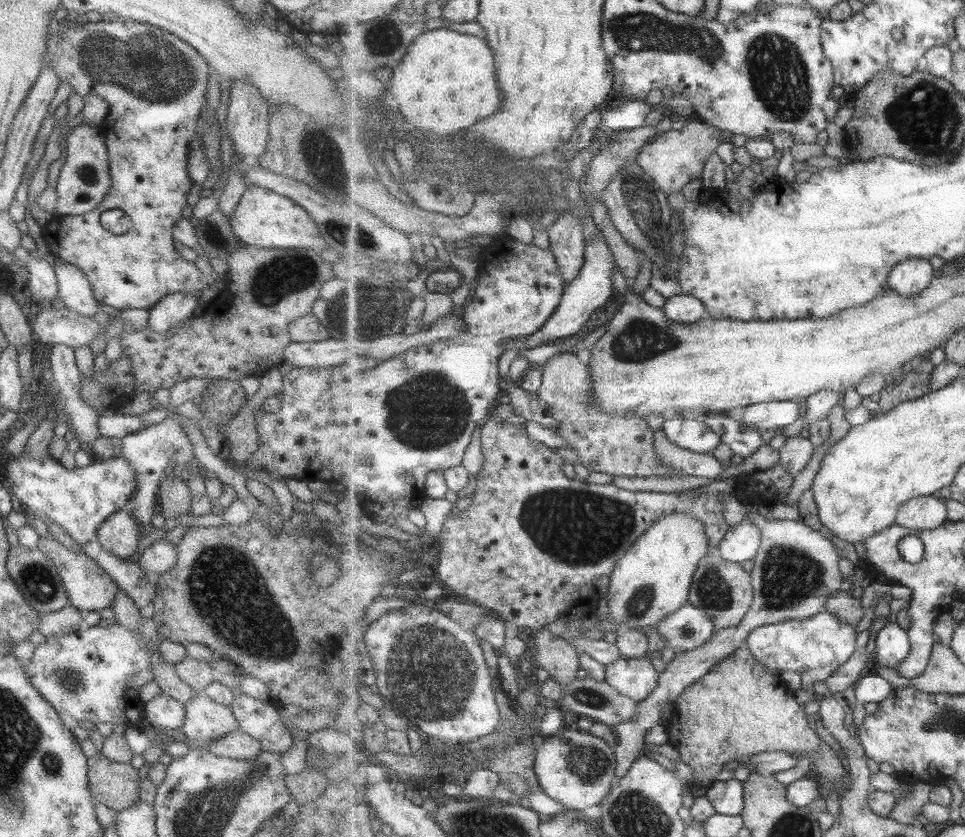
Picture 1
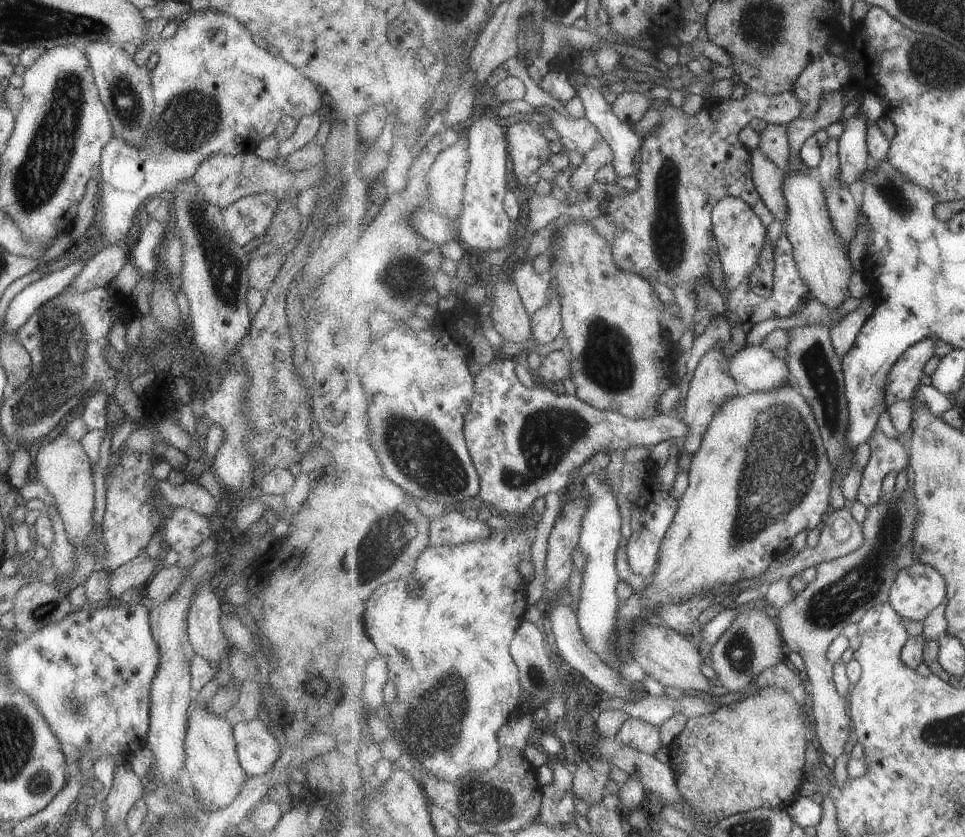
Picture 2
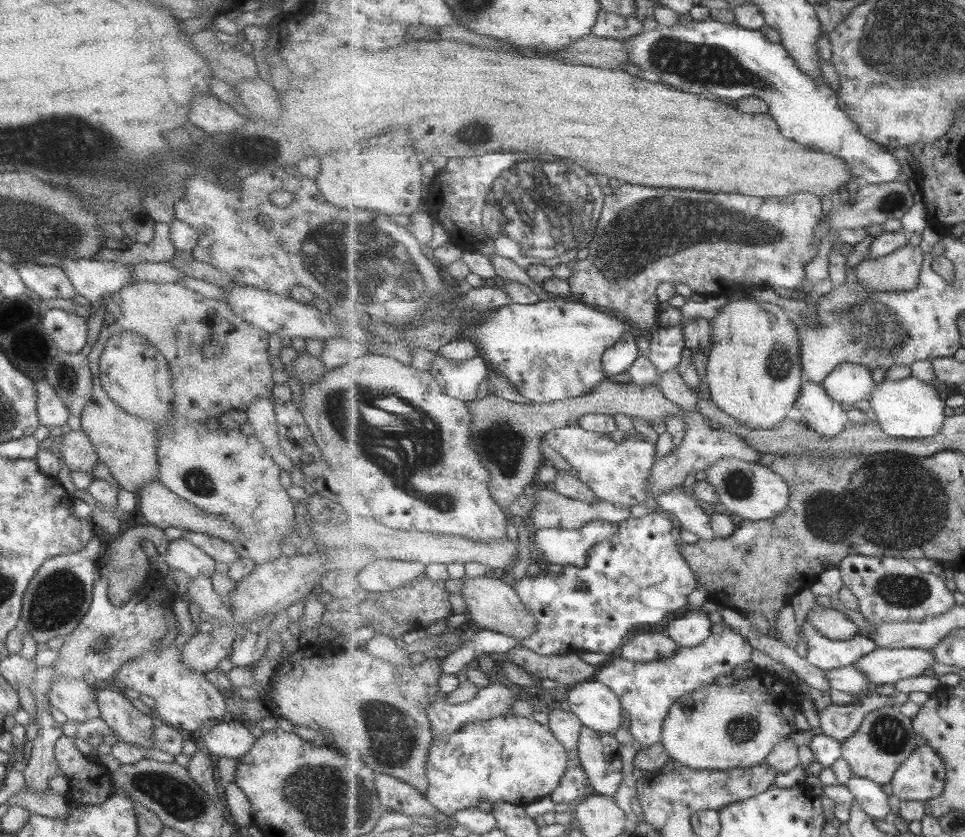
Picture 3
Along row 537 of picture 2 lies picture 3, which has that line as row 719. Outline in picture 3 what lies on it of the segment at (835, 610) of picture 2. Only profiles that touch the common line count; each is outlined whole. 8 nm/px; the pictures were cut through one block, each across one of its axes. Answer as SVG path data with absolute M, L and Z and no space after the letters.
M889 705L869 713L859 730L842 741L842 757L849 762L854 775L874 780L877 784L889 784L920 743L914 720L904 715L899 707Z

